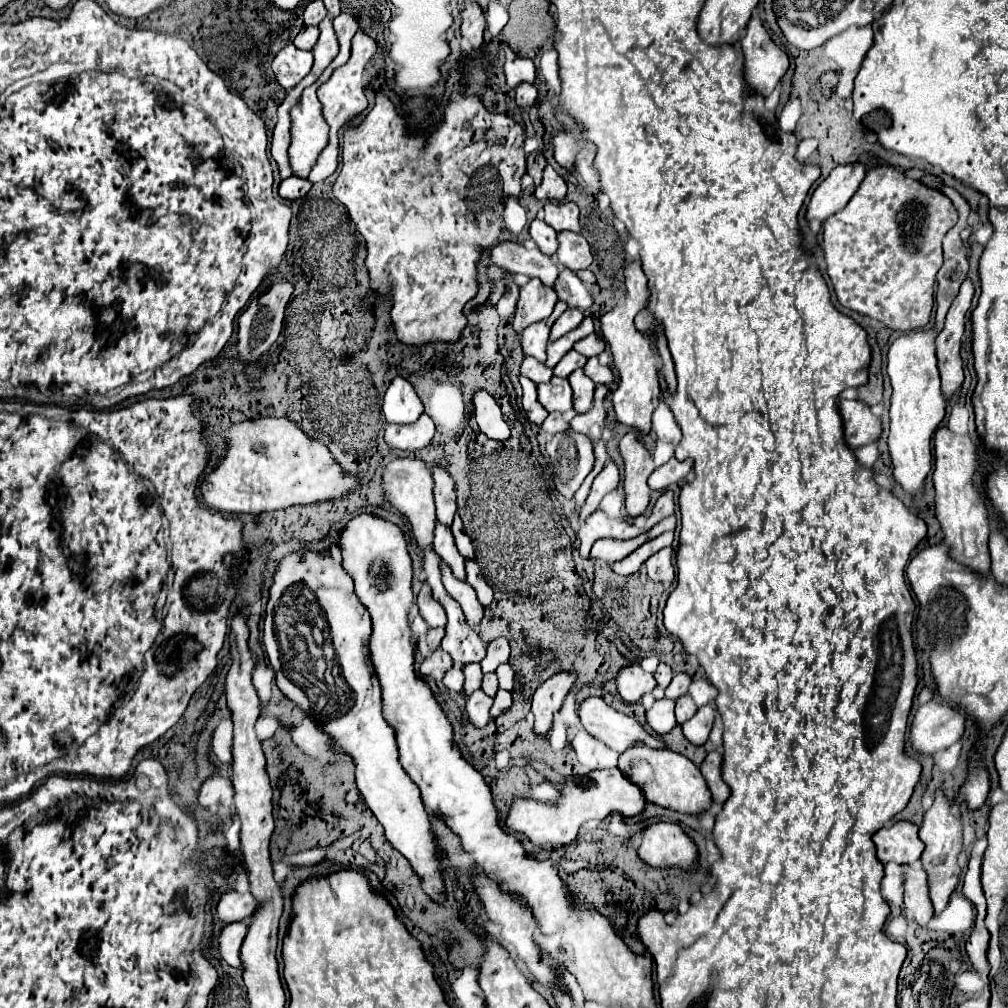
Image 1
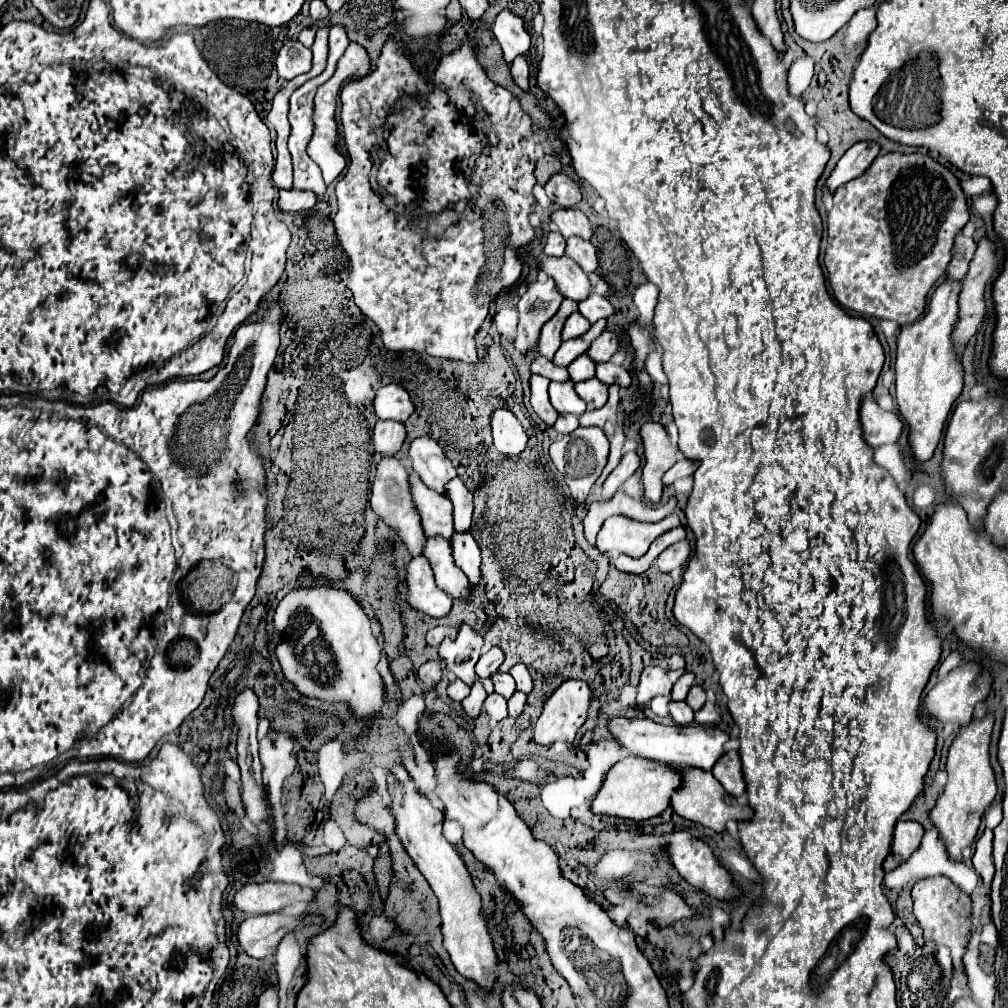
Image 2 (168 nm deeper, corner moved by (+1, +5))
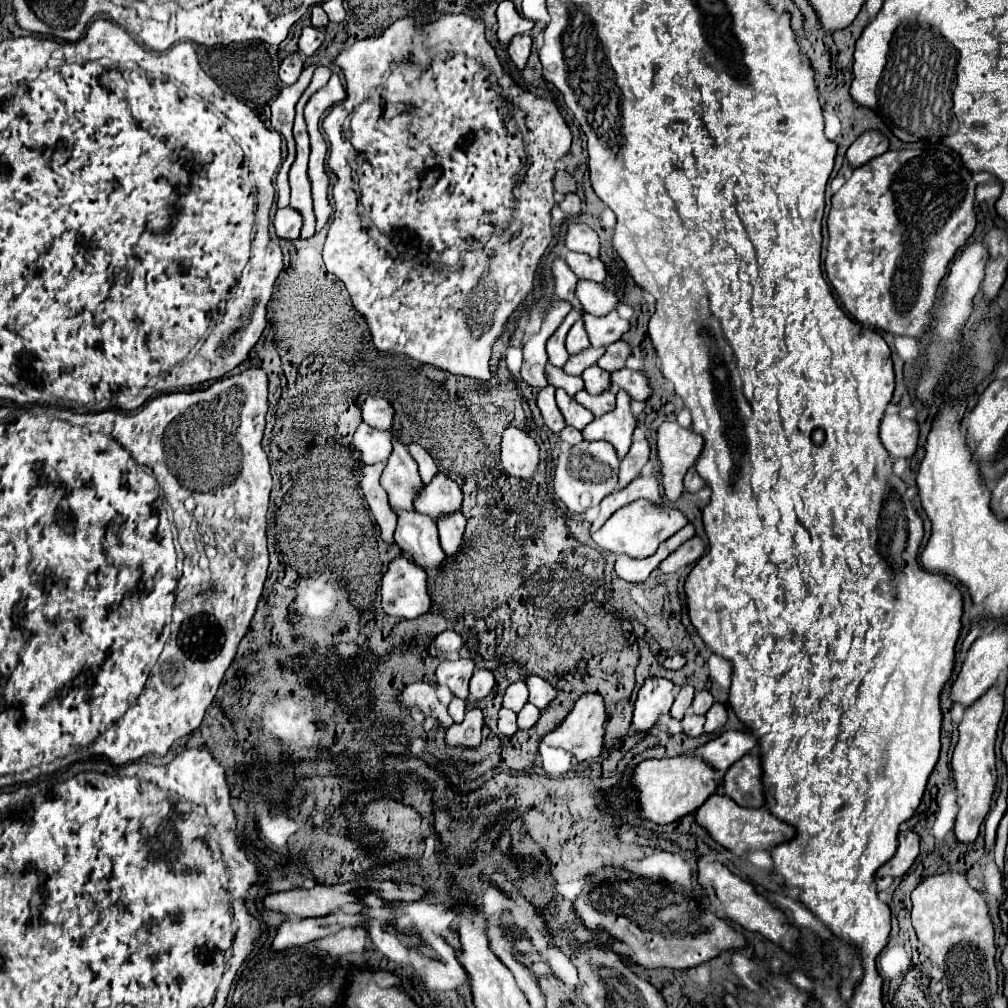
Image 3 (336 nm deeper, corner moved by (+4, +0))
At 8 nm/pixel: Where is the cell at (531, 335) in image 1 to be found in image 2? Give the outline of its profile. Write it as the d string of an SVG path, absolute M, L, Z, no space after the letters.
M564 299L562 305L560 305L560 309L558 309L558 313L550 321L544 323L544 329L540 331L540 341L538 341L538 353L540 355L544 355L546 359L552 359L554 357L554 353L558 351L558 347L562 343L562 339L560 339L562 325L568 319L568 315L574 313L576 309L578 309L576 301Z

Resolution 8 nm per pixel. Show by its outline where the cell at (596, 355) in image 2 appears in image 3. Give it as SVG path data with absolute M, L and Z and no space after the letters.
M623 340L611 344L605 352L605 356L597 362L599 368L607 370L607 372L617 372L621 368L625 368L625 360L631 356L631 346Z

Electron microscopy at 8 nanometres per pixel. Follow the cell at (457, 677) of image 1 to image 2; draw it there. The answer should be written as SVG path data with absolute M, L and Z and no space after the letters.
M454 679L454 681L448 683L448 697L450 697L452 701L462 701L468 693L470 693L470 687L464 685L464 681Z

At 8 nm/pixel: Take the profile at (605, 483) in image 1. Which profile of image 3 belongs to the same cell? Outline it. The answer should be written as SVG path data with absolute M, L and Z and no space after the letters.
M647 440L641 442L633 442L629 454L621 460L621 470L619 470L619 486L617 488L625 488L631 480L635 480L641 472L641 468L647 464L649 460L649 452L651 446Z

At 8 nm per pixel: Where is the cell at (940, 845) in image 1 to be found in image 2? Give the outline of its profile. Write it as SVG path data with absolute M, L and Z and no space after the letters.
M986 715L984 719L972 721L968 727L960 729L946 757L948 783L942 795L938 797L934 809L930 811L930 821L938 831L938 835L944 839L950 861L962 861L964 845L970 845L974 841L980 827L980 819L996 795L994 771L990 767L990 757L988 757L992 725L994 725L994 717Z

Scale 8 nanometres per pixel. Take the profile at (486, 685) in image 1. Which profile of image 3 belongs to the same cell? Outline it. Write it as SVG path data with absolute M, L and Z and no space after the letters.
M515 682L511 684L507 690L505 690L505 696L503 696L503 708L507 710L513 710L513 712L519 712L529 700L529 688L525 682Z

